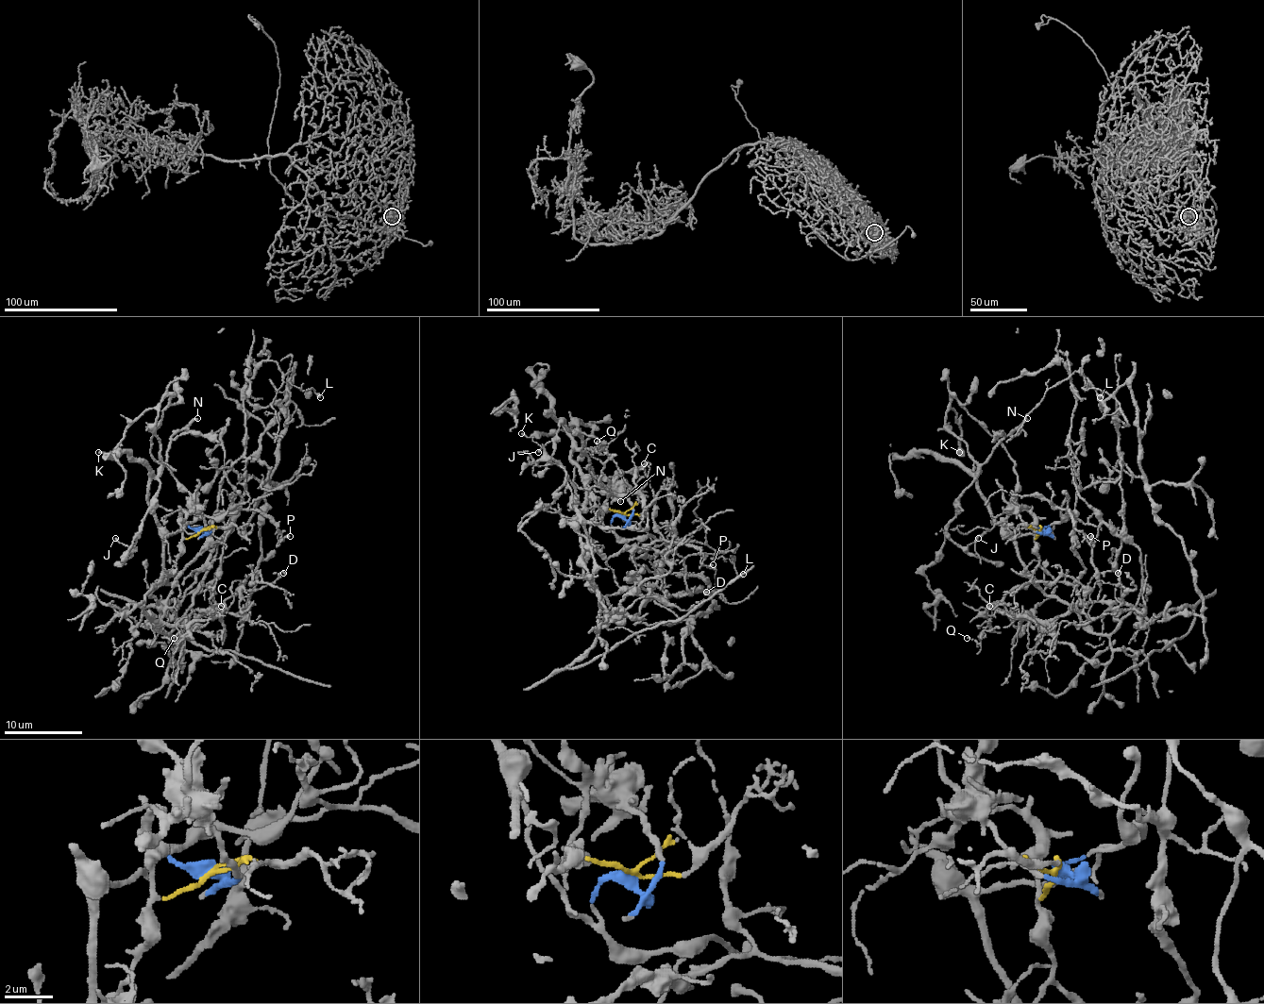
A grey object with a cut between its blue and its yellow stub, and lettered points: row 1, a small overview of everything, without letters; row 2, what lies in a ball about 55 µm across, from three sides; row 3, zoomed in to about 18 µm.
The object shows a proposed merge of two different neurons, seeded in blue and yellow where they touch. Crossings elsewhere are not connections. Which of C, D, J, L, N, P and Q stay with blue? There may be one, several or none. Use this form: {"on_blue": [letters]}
{"on_blue": ["J", "N"]}

